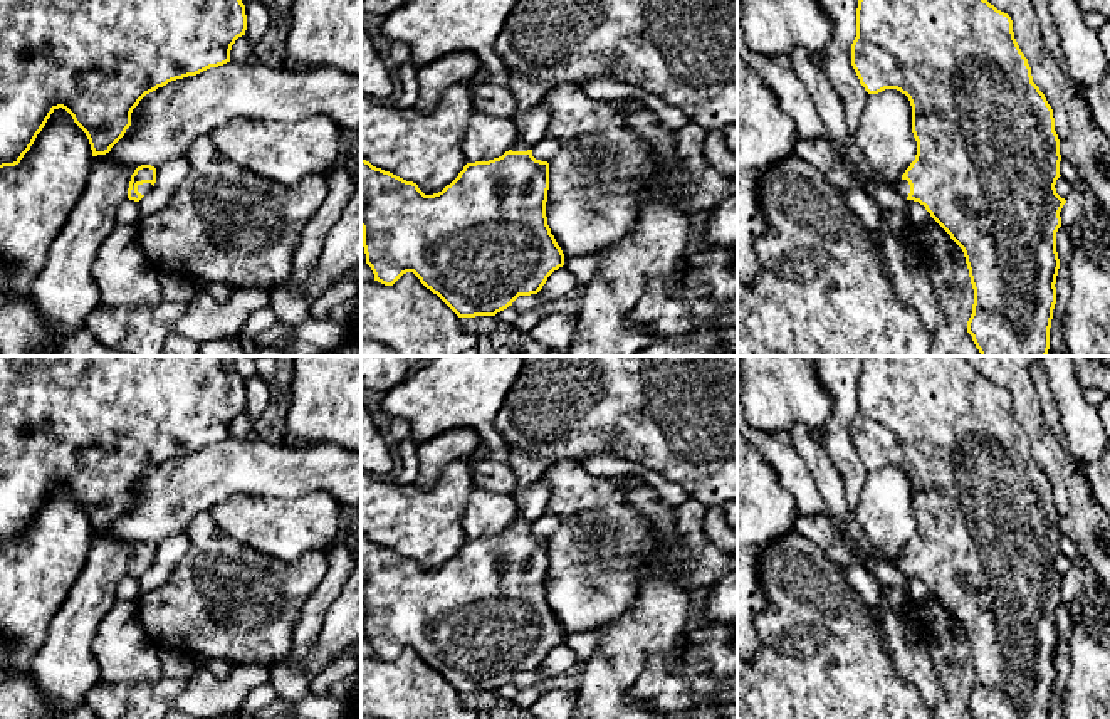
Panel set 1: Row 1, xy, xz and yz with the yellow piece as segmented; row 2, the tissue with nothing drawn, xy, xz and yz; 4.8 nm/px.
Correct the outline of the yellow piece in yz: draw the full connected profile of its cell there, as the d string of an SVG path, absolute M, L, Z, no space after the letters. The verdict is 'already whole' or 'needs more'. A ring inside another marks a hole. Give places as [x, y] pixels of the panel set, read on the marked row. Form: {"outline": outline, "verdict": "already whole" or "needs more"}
{"outline": "M858 0L856 37L851 44L851 66L868 94L897 89L910 101L912 133L917 141L917 155L895 185L895 190L907 200L924 205L930 217L962 249L974 289L974 304L972 314L967 321L967 333L972 336L981 356L1046 356L1050 349L1053 309L1056 304L1055 284L1060 269L1056 232L1061 227L1060 212L1066 200L1061 198L1055 188L1056 180L1061 176L1061 155L1060 139L1055 131L1053 109L1045 94L1033 82L1028 59L1014 39L1011 17L997 10L987 0Z", "verdict": "needs more"}

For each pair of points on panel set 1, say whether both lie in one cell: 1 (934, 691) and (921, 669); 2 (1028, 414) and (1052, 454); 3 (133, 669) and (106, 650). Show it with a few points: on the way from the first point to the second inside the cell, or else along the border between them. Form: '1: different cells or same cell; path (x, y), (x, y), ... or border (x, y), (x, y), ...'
1: same cell; path (929, 686), (921, 674)
2: same cell; path (1035, 424), (1045, 444)
3: same cell; path (126, 662), (113, 650)

